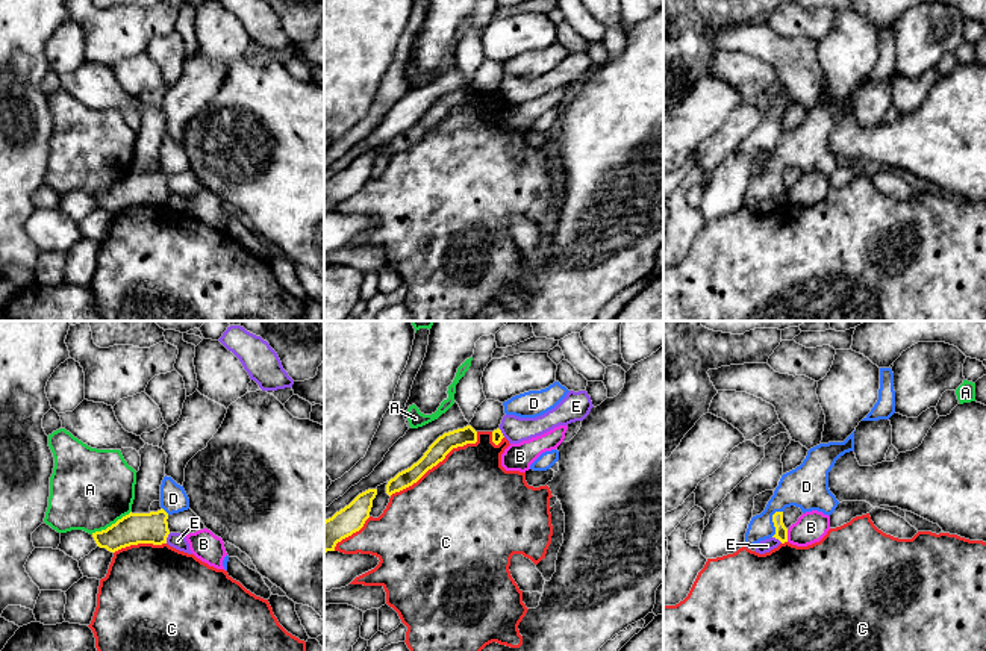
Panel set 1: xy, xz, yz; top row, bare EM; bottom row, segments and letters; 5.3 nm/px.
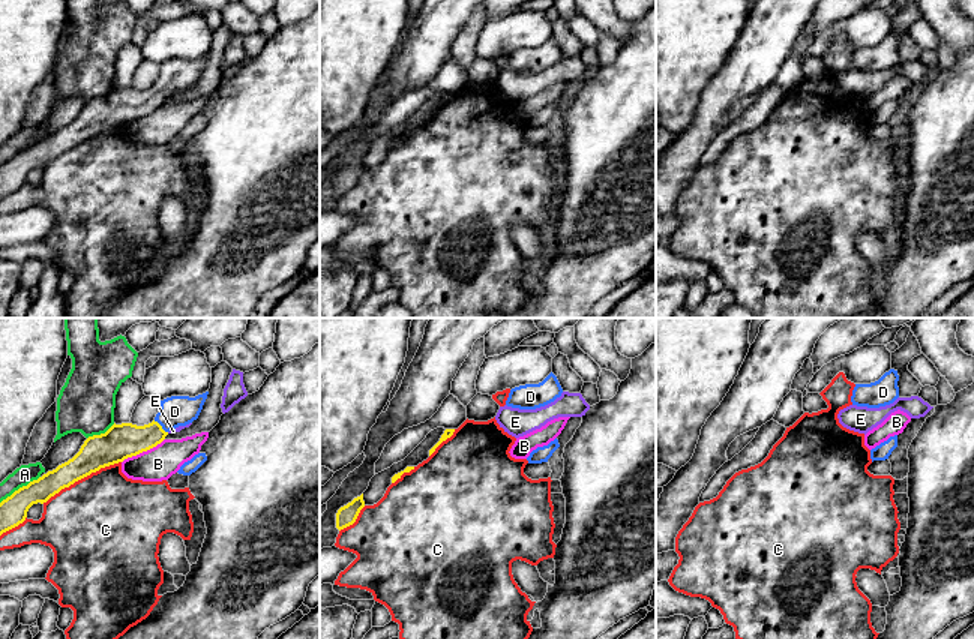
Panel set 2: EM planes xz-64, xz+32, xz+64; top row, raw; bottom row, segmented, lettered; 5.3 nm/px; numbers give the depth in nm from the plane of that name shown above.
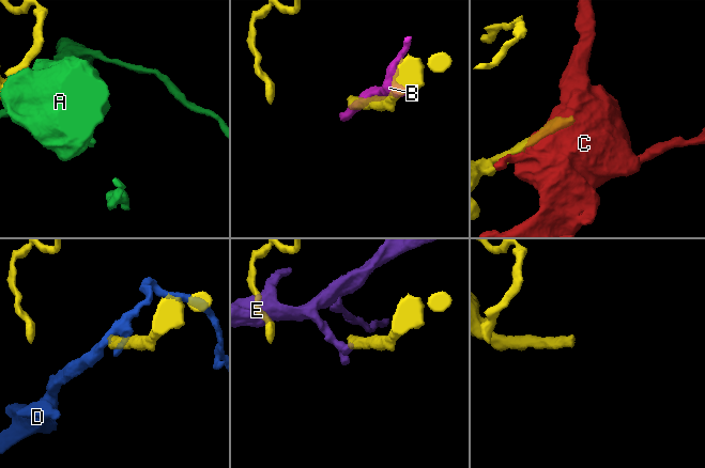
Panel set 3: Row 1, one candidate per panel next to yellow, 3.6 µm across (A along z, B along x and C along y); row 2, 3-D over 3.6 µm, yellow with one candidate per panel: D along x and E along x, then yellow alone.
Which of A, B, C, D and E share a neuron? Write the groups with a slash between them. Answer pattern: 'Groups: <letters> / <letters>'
Groups: A / B / C / D / E

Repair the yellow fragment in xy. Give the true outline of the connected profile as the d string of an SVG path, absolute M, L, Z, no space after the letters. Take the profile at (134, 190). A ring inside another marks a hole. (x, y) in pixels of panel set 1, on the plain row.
M167 136L161 145L161 168L161 171L150 174L130 173L106 191L92 194L97 207L115 213L138 204L167 204L168 177L189 170L189 159L183 147Z

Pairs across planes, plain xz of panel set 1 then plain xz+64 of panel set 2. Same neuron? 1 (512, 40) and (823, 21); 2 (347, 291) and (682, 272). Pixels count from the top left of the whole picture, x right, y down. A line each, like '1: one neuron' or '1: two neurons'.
1: two neurons
2: two neurons

